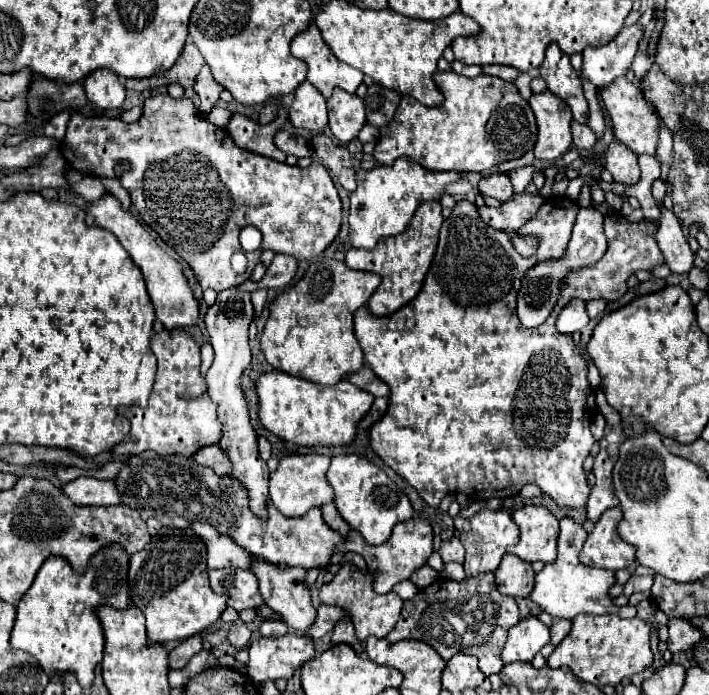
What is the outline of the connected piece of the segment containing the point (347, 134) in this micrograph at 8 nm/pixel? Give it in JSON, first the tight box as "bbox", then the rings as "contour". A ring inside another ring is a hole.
{"bbox":[328,90,366,142],"contour":[[[334,90],[328,98],[328,126],[332,134],[342,142],[352,142],[366,122],[364,104],[356,94]]]}

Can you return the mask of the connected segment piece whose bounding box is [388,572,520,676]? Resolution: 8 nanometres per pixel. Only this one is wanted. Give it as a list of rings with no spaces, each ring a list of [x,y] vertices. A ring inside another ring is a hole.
[[[492,572],[480,574],[474,582],[472,582],[472,578],[464,578],[460,582],[438,578],[426,590],[420,590],[414,596],[414,604],[412,604],[412,600],[404,604],[402,616],[400,616],[398,624],[394,626],[394,630],[388,634],[388,640],[390,642],[398,642],[398,640],[406,640],[406,638],[422,640],[422,642],[430,644],[444,660],[450,660],[454,654],[460,654],[460,652],[462,654],[472,654],[480,660],[480,670],[490,676],[490,674],[498,674],[502,670],[504,662],[502,662],[500,654],[502,654],[502,648],[504,648],[504,642],[506,642],[506,632],[518,620],[520,620],[520,612],[518,612],[516,600],[510,598],[510,596],[502,596],[498,592]]]

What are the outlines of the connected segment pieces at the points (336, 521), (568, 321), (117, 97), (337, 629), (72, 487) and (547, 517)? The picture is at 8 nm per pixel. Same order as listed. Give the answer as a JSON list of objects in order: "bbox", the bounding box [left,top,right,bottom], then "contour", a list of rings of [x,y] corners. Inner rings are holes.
[{"bbox":[320,504,350,536],"contour":[[[324,504],[320,510],[322,510],[322,514],[324,514],[324,522],[326,522],[332,530],[340,532],[342,536],[346,536],[346,534],[350,532],[350,526],[342,520],[342,516],[338,514],[338,510],[336,510],[334,504]]]},{"bbox":[556,298,588,334],"contour":[[[572,298],[558,314],[556,328],[564,334],[572,334],[576,330],[582,330],[588,324],[588,314],[586,314],[586,302]]]},{"bbox":[84,70,124,108],"contour":[[[94,70],[86,80],[84,80],[86,96],[90,102],[94,102],[98,108],[120,108],[124,102],[124,86],[120,78],[112,70]]]},{"bbox":[332,618,364,654],"contour":[[[340,618],[332,630],[332,644],[348,644],[356,650],[356,654],[362,654],[364,652],[364,646],[362,642],[358,642],[356,634],[354,634],[354,626],[350,622],[350,618]]]},{"bbox":[64,476,122,506],"contour":[[[82,476],[64,486],[64,492],[70,496],[74,504],[88,506],[110,506],[110,504],[120,504],[122,496],[114,480],[98,480],[92,476]]]},{"bbox":[508,506,558,562],"contour":[[[520,506],[512,512],[520,528],[520,542],[508,546],[508,552],[526,562],[554,562],[558,520],[544,506]]]}]

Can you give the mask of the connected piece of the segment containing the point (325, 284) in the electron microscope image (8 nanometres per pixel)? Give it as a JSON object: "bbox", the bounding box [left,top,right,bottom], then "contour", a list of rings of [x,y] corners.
{"bbox":[260,258,378,386],"contour":[[[320,258],[310,264],[306,276],[270,304],[270,316],[260,336],[266,362],[280,372],[324,386],[334,386],[360,370],[364,354],[352,332],[352,316],[370,300],[378,286],[378,274],[350,270],[340,260]]]}

